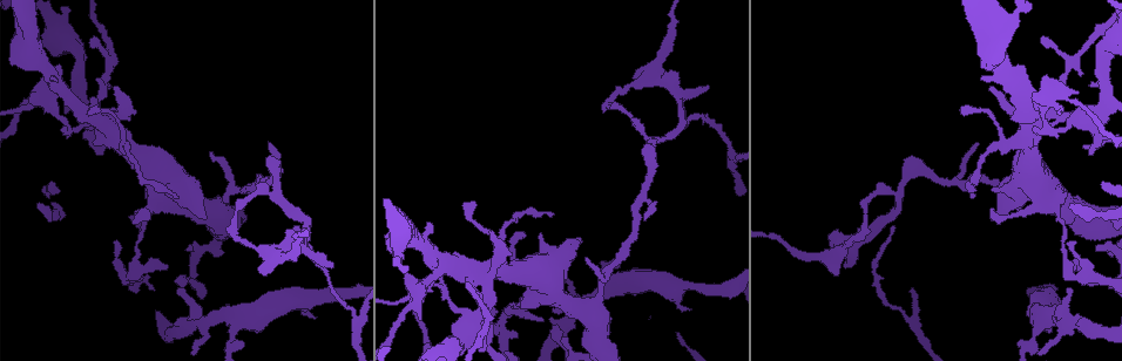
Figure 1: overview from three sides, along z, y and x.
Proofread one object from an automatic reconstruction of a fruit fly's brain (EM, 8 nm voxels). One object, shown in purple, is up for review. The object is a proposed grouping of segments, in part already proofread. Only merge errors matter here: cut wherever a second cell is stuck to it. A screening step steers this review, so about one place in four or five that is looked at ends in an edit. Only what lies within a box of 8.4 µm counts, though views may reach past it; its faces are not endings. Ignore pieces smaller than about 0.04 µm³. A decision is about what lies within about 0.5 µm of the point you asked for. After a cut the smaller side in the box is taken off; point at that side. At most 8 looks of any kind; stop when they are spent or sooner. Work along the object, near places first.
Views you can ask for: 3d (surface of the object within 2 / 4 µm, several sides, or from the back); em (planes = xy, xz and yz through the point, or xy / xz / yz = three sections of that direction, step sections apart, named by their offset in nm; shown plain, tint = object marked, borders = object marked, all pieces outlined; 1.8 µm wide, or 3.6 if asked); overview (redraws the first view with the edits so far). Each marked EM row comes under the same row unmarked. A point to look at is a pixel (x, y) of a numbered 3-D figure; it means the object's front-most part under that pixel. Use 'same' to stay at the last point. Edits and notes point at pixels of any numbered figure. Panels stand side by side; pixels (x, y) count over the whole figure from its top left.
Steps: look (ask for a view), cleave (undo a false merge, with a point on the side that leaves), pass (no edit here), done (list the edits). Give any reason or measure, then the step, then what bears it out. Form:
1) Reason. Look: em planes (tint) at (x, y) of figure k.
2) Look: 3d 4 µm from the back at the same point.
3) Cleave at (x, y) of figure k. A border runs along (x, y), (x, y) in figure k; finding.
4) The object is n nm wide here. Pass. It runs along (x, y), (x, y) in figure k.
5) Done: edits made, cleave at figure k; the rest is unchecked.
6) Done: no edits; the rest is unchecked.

Sharp bend. Look: 3d 2 µm from the back at (657, 75) of figure 1.

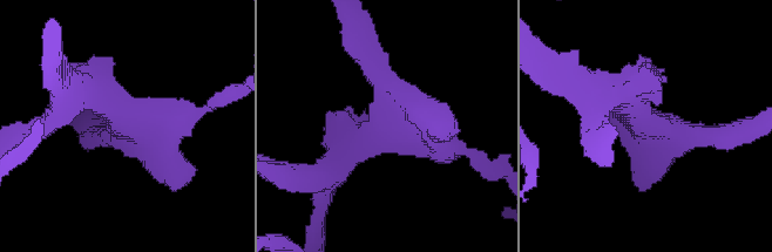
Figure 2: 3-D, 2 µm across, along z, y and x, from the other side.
Look: em 3.6 µm planes (tint) at (127, 122) of figure 2.

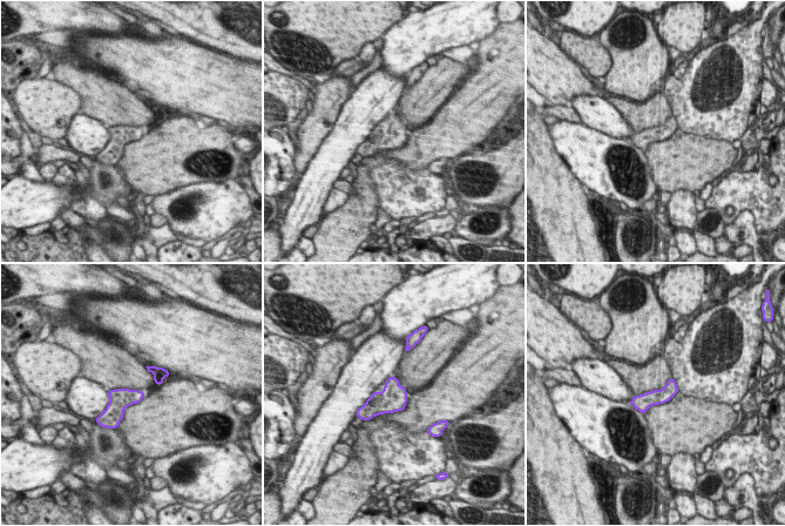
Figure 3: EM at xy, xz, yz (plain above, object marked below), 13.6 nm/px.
Pass. It runs along (674, 386), (662, 396), (634, 402) in figure 3; one cell here.

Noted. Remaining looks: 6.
Four or more arms meet. Look: em xy step 8 (tint) at (483, 271) of figure 1.

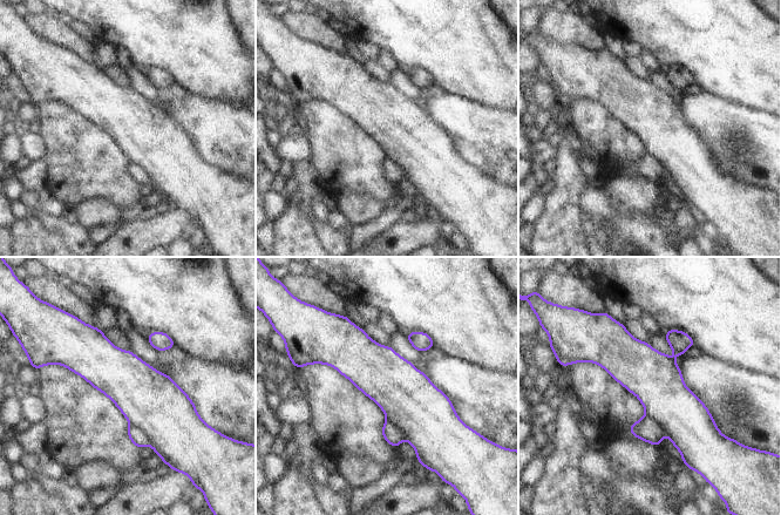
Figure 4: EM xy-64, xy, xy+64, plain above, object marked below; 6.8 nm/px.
Cleave at (138, 438) of figure 4. A border runs along (130, 425), (138, 428), (151, 445) in figure 4; a second cell is stuck on.

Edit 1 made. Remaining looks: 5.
Look: overview.

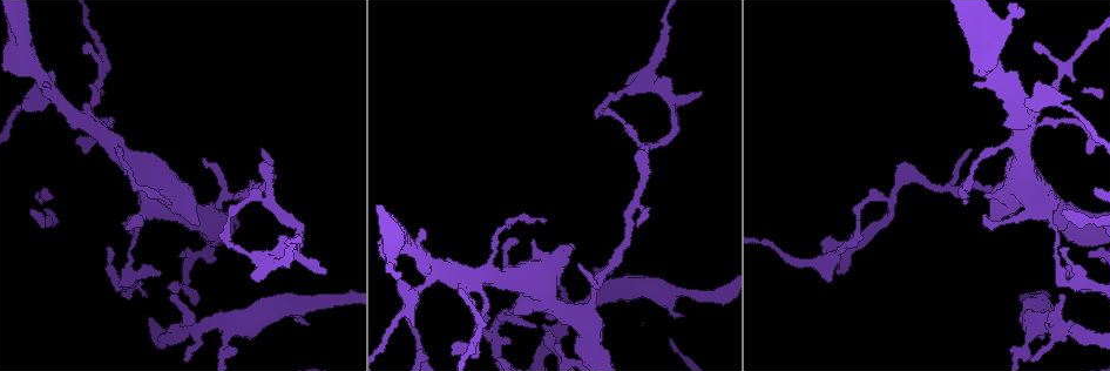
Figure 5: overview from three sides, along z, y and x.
Sudden change in width. Look: 3d 2 µm from the back at (130, 275) of figure 5.

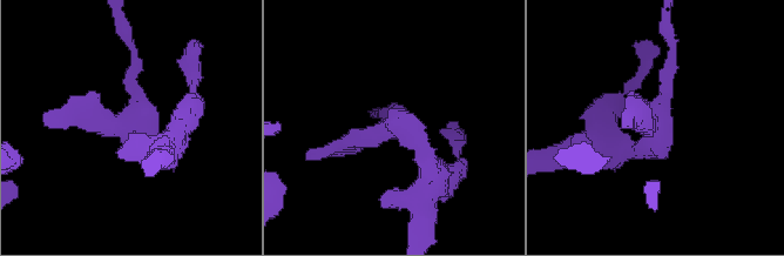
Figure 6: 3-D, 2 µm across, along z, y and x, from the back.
Shape alone is not enough. Look: em xz step 16 (tint) at (139, 125) of figure 6.

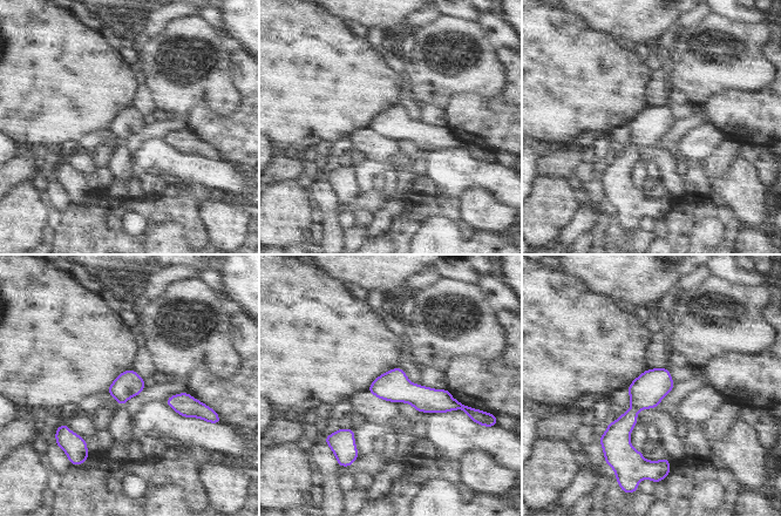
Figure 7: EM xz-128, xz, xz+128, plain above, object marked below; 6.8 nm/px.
Cut it another way. Look: em planes (tint) at the same point.

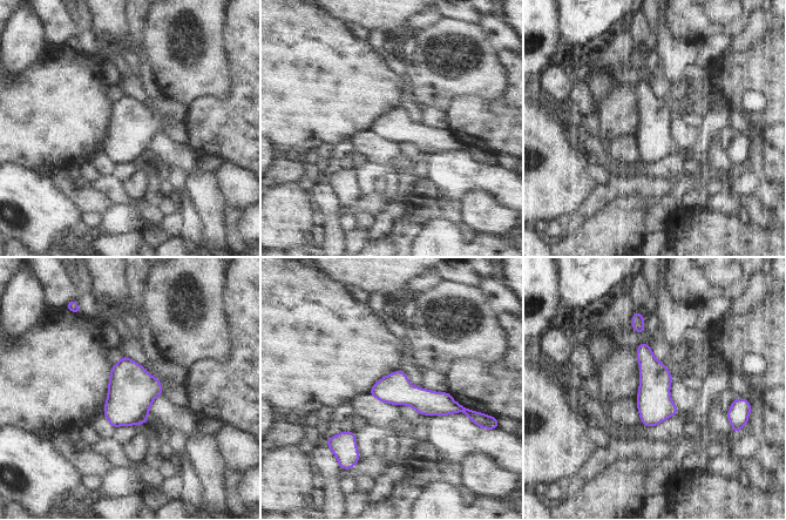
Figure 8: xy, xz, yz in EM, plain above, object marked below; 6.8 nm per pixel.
Pass. It runs along (373, 391), (401, 391), (459, 409) in figure 8; all the same cell.

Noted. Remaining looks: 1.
Done: edits made, cleave at figure 4; the rest is unchecked.

